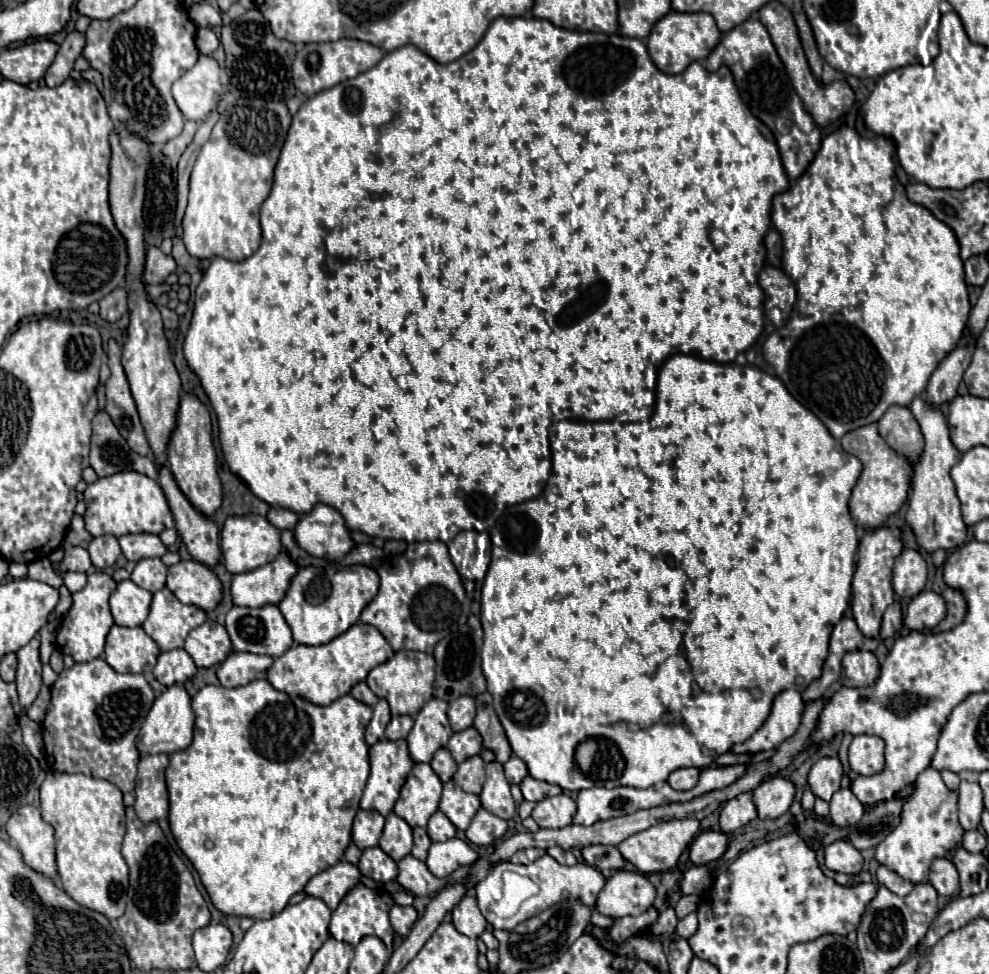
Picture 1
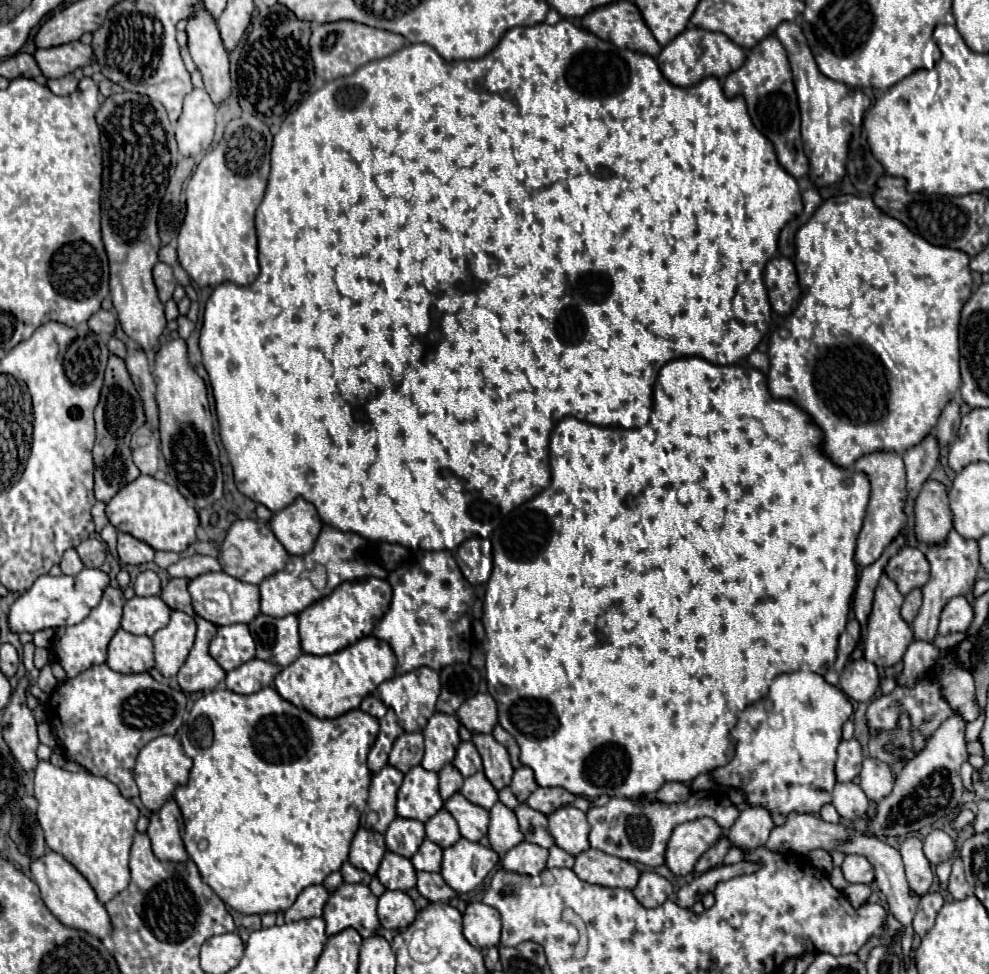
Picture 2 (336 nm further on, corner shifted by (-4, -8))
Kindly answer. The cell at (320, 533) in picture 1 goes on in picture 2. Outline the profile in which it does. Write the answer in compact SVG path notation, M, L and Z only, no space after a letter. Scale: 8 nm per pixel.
M298 498L272 516L270 528L290 554L304 556L314 548L322 530L322 520L314 504Z

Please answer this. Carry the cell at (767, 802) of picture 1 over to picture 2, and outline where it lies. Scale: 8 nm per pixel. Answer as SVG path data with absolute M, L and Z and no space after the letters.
M746 808L728 830L728 838L734 846L742 850L752 850L768 840L772 828L774 820L766 808Z

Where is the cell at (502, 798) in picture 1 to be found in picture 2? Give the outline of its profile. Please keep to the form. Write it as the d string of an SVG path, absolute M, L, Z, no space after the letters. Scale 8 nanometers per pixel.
M474 734L472 742L482 756L486 778L492 782L496 790L506 788L512 782L512 774L514 774L506 748L498 744L492 734Z

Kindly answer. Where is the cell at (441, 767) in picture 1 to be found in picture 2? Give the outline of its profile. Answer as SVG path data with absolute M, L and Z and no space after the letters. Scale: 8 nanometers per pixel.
M446 764L438 774L440 774L440 796L442 800L448 800L452 794L456 794L462 788L464 778L452 764Z

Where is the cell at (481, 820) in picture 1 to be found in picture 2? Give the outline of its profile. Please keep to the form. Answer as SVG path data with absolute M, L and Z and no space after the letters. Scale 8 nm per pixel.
M496 802L490 810L490 826L488 826L488 840L494 852L506 854L510 848L524 840L516 814L506 808L502 802Z

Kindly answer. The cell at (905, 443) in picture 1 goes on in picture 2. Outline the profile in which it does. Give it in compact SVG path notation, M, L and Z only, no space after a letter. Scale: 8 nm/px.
M926 480L914 506L914 532L922 544L938 544L952 528L952 514L944 484Z

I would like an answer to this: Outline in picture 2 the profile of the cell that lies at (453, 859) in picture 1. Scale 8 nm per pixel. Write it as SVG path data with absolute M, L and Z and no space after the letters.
M460 838L444 850L440 874L456 894L466 894L488 876L496 862L498 854L492 848Z

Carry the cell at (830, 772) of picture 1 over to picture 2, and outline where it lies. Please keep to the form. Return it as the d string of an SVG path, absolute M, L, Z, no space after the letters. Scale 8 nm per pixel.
M852 738L848 742L840 742L838 760L836 760L836 780L852 782L862 768L862 750L860 744Z

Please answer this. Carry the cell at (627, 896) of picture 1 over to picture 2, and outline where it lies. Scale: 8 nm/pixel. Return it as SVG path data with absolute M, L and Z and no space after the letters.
M644 872L632 892L644 908L656 908L672 896L672 884L656 872Z

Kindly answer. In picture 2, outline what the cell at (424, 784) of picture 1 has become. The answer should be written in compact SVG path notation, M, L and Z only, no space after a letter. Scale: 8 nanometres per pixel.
M414 766L398 790L398 816L428 822L438 810L442 810L442 798L438 792L438 774Z

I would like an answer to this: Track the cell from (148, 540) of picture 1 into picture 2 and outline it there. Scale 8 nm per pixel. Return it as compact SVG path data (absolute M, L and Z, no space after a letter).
M118 534L118 556L124 564L146 564L154 560L154 550L130 534Z

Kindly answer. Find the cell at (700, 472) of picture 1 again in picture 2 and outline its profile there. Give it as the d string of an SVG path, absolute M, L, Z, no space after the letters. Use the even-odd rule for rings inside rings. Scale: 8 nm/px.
M678 358L668 362L654 384L654 408L650 414L650 420L644 428L600 428L592 426L588 422L580 422L576 418L564 418L550 434L550 468L552 468L552 484L536 498L524 502L520 508L512 510L512 516L500 524L490 534L492 544L493 570L487 582L483 599L482 624L485 629L485 639L482 642L485 651L485 678L488 680L488 692L498 704L498 724L514 736L514 740L520 746L520 762L524 766L530 766L534 770L534 778L540 786L560 786L576 796L586 796L590 800L598 796L644 796L644 794L656 794L666 782L692 782L698 774L710 772L718 766L728 764L734 754L734 742L730 738L732 730L736 728L738 714L744 712L746 706L758 702L768 694L768 686L778 674L784 672L798 672L808 670L816 674L826 674L834 660L836 660L836 646L838 636L844 632L848 612L850 612L850 600L856 590L856 538L862 528L868 496L870 496L870 482L864 476L864 472L856 472L854 468L842 468L836 466L822 448L822 432L812 422L812 418L802 410L796 408L790 400L776 400L770 390L766 376L758 370L752 370L748 366L718 366L704 358ZM768 576L788 576L788 580L780 580L780 600L768 600Z

